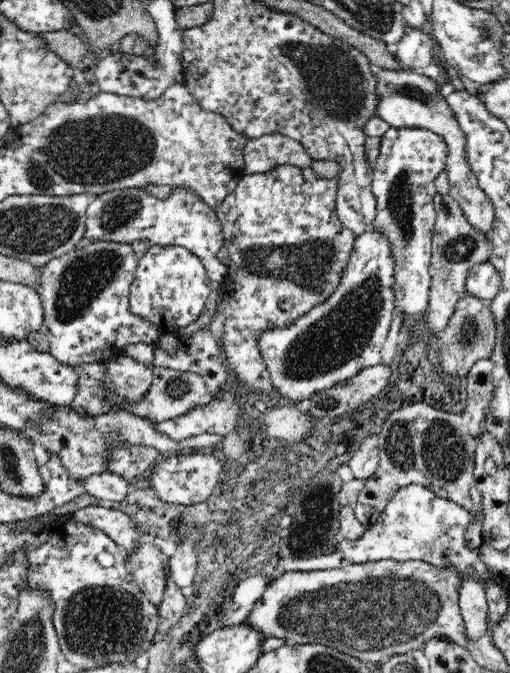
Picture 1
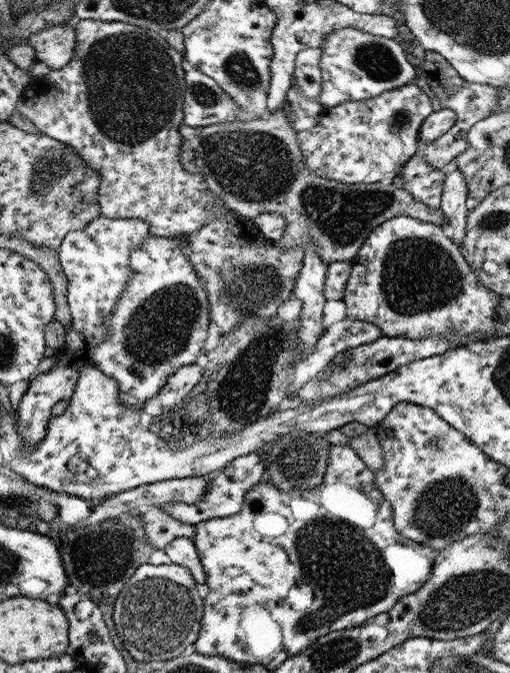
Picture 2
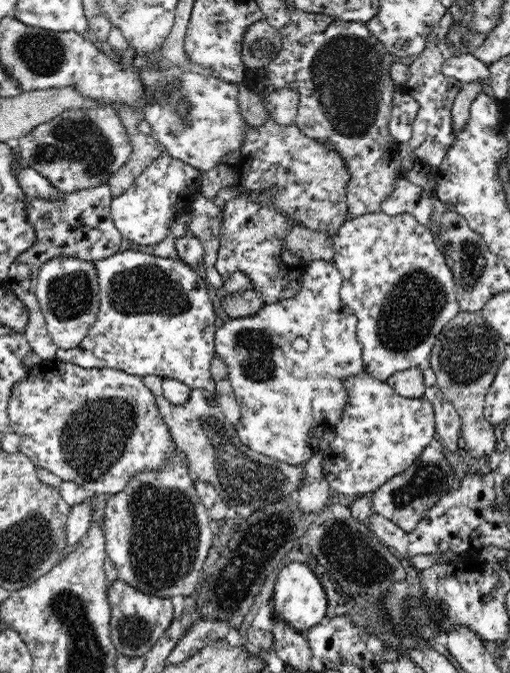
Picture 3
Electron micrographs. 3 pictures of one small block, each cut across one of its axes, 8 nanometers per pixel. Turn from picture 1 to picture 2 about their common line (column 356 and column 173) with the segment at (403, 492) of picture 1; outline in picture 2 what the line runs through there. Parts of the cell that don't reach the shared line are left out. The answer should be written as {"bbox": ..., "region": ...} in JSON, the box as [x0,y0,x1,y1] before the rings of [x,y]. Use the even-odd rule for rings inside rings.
{"bbox":[164,537,205,584],"region":[[[177,537],[164,545],[164,552],[167,558],[176,565],[188,568],[190,575],[197,584],[205,584],[205,573],[197,554],[192,539]]]}

